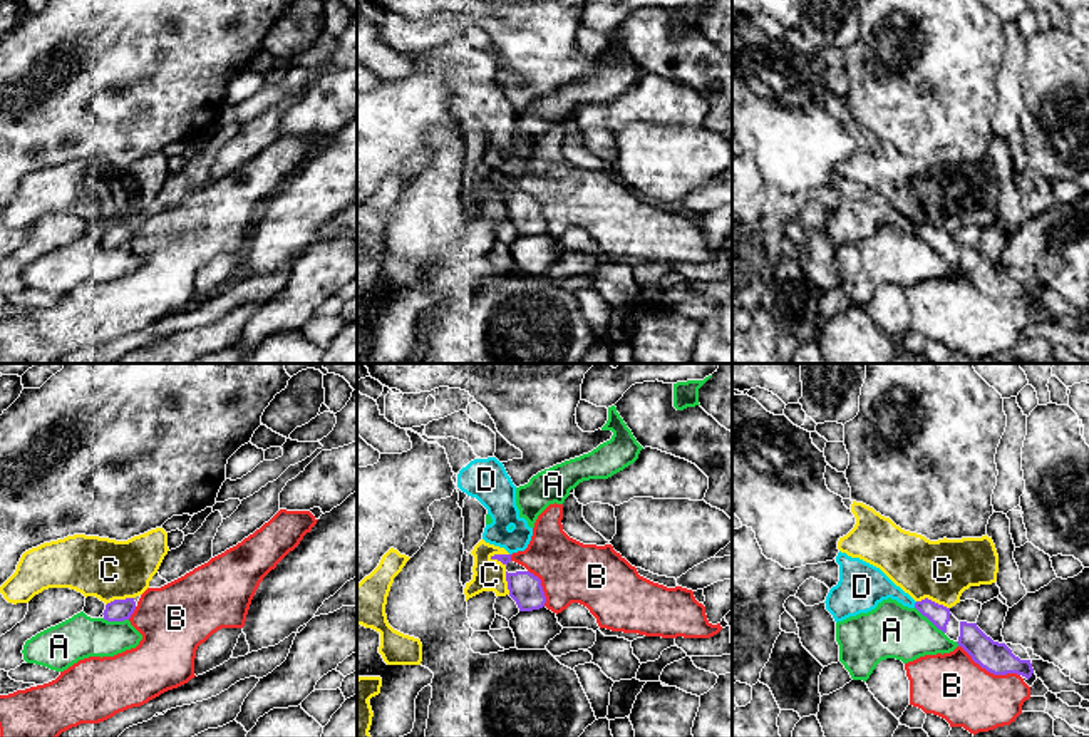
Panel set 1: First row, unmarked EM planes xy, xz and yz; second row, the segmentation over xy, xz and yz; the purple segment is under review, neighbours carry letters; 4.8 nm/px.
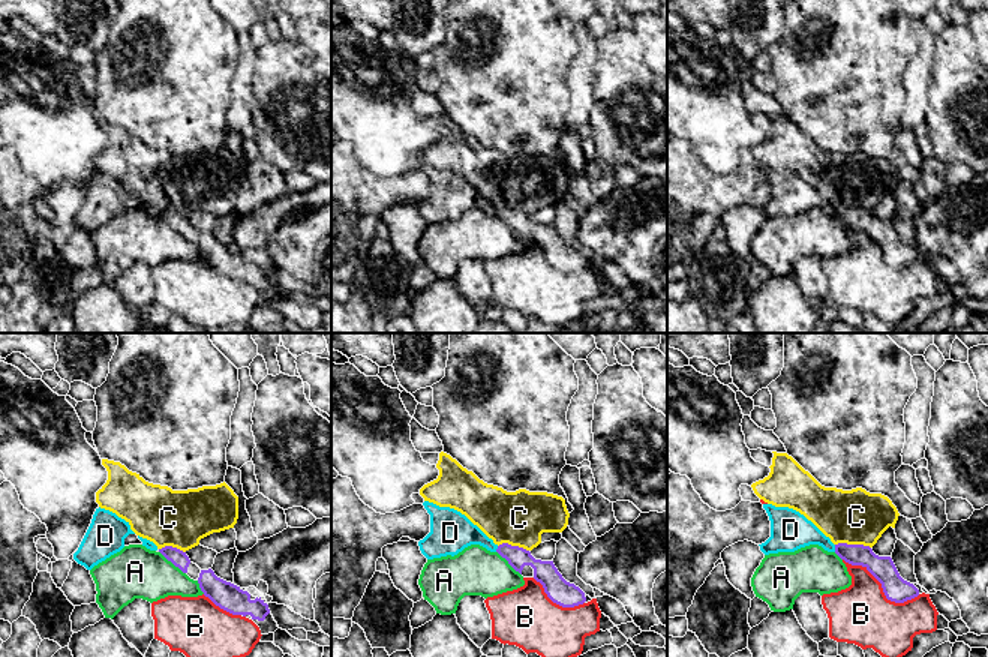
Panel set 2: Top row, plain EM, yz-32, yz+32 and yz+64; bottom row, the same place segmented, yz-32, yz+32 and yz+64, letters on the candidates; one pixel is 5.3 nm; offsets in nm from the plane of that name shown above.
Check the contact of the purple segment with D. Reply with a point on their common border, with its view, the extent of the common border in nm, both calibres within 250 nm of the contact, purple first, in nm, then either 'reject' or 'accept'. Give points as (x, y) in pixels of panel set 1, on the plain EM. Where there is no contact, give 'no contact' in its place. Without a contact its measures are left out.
meets purple in yz at (915, 230); contact 40 nm long; 100 nm thick on the purple side, 200 nm on the other; reject

